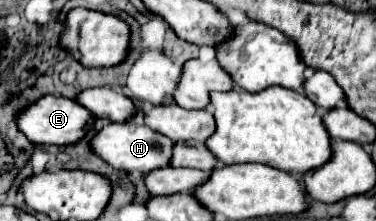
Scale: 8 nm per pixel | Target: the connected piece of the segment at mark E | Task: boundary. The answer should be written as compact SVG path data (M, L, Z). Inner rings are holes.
M44 96L40 98L36 104L28 106L24 112L18 114L16 118L20 130L26 134L26 138L30 142L34 142L36 146L46 146L46 144L54 144L54 146L68 146L68 144L78 144L88 128L94 124L94 116L88 114L88 110L78 104L76 100L70 98L56 98L56 96Z

